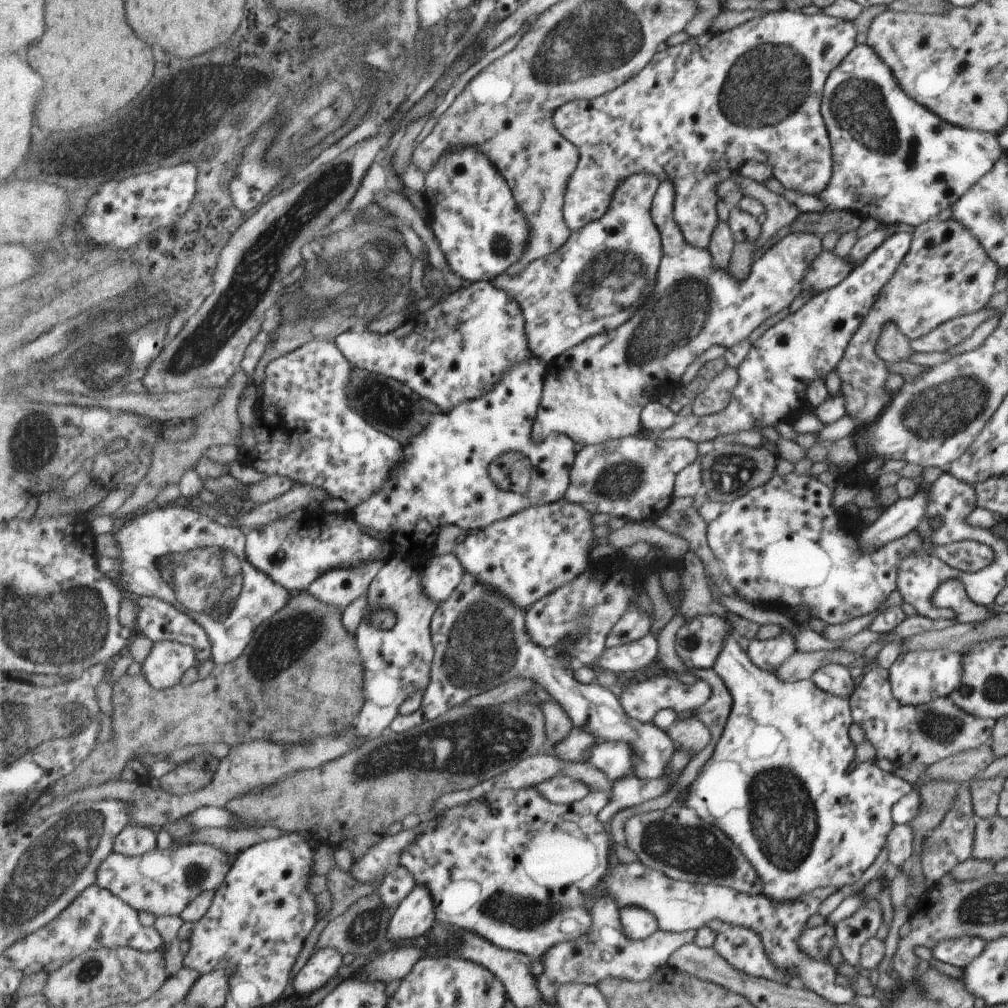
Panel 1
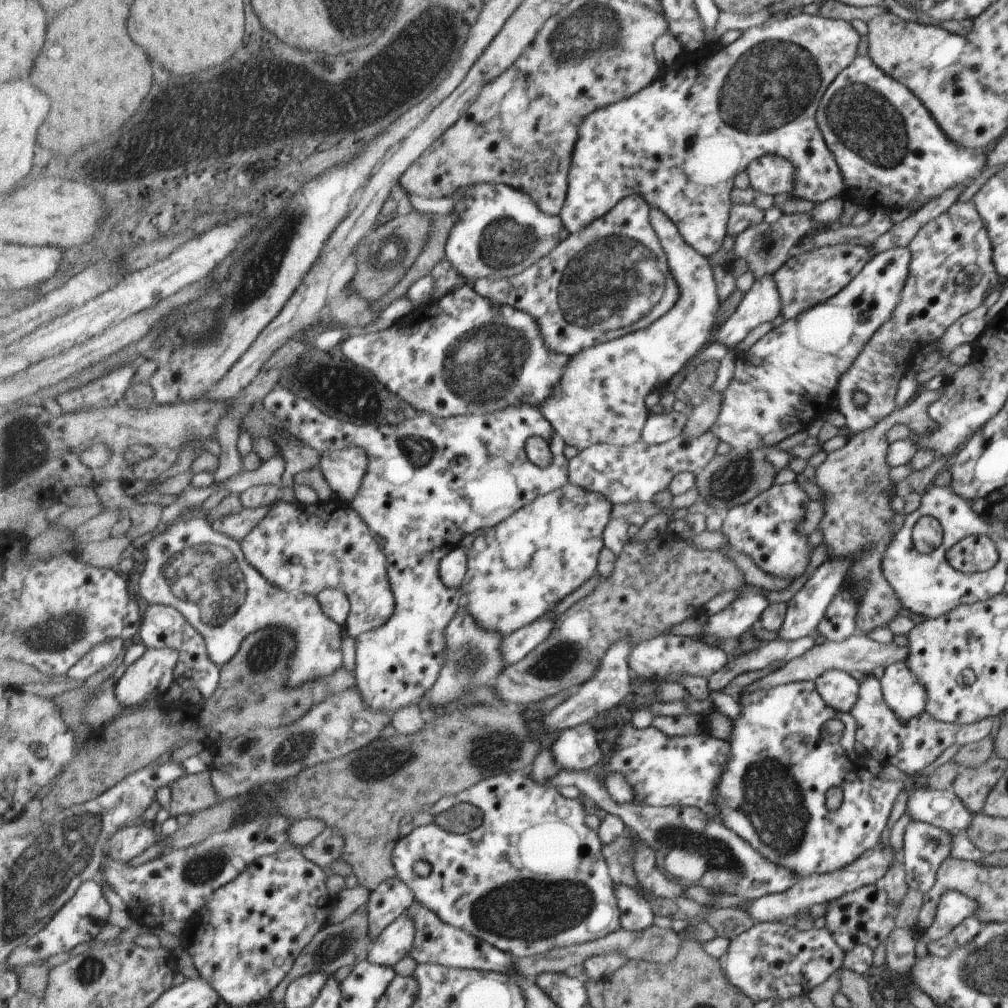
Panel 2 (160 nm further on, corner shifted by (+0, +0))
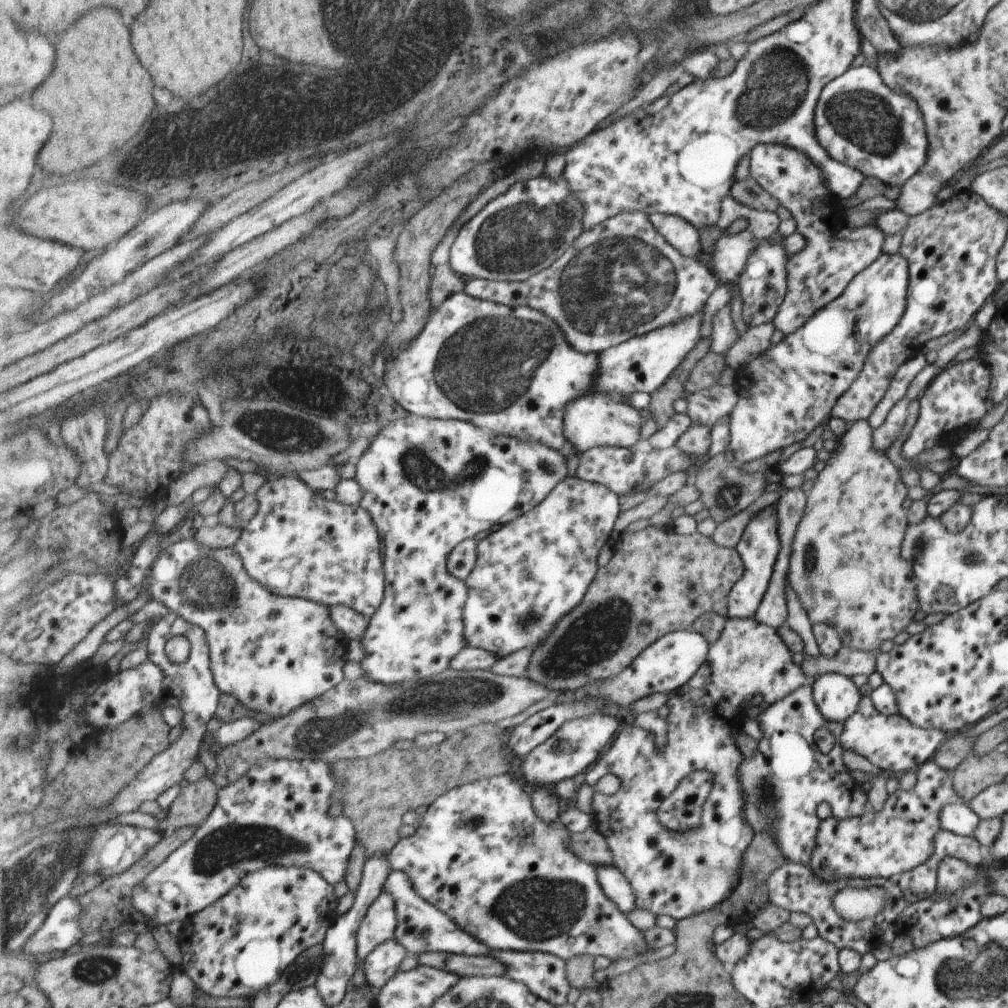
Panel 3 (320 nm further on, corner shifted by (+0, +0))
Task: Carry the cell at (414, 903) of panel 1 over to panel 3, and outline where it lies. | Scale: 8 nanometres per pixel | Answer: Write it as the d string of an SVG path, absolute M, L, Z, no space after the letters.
M396 938L384 942L363 961L363 972L367 985L377 992L399 973L399 966L405 960L408 950Z

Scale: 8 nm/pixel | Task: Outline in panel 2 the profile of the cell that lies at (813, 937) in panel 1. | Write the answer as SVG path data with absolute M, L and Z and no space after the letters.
M755 922L730 942L727 952L718 958L718 962L728 982L753 1002L785 1001L795 995L807 995L843 965L844 951L825 928L799 931L788 923Z

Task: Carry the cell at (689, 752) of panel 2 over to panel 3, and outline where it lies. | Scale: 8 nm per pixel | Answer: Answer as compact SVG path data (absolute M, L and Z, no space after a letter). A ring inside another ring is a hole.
M754 617L726 618L717 640L709 643L707 661L687 684L667 695L665 705L669 713L664 719L668 739L663 750L657 753L655 736L651 732L631 724L623 728L587 771L585 780L591 786L595 786L605 774L614 774L620 780L616 793L595 792L593 795L592 809L595 812L592 826L605 837L613 863L631 883L637 907L647 909L656 916L671 916L677 921L720 905L740 881L741 861L744 850L752 842L753 830L744 818L744 787L738 781L738 770L746 758L741 742L737 742L737 735L743 733L744 718L756 721L765 707L808 682L808 676L791 661L791 656L778 630L773 627L758 623ZM757 695L761 696L760 702L753 705L752 700ZM700 770L706 770L712 776L712 787L701 812L705 826L697 826L697 830L691 832L675 832L664 827L657 818L657 810L666 806L666 798L689 774Z

